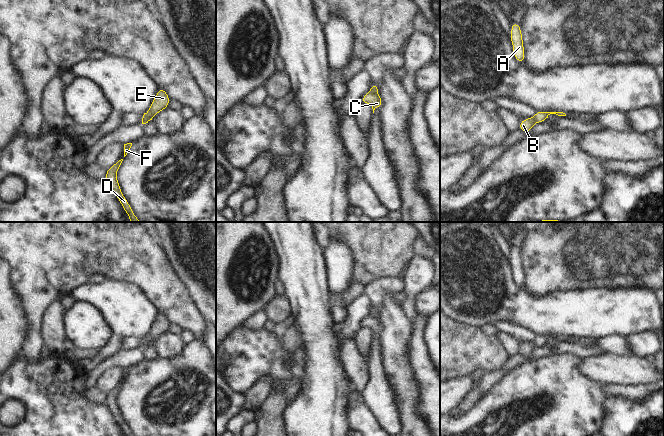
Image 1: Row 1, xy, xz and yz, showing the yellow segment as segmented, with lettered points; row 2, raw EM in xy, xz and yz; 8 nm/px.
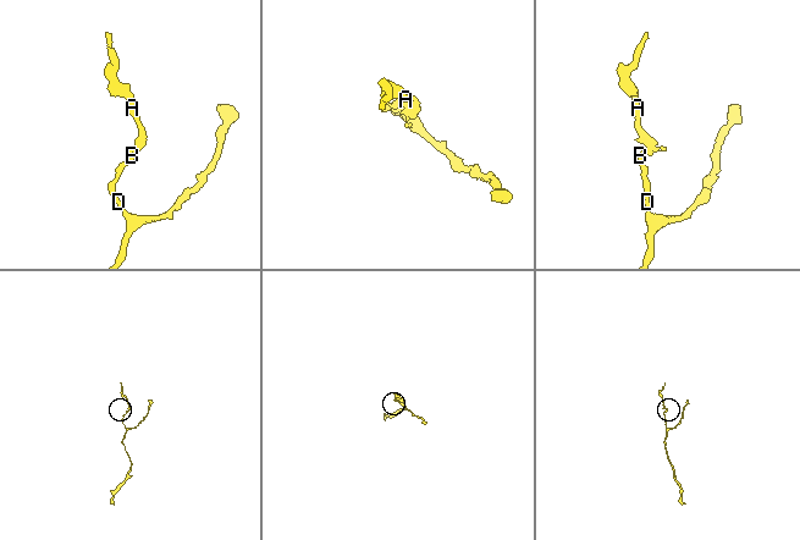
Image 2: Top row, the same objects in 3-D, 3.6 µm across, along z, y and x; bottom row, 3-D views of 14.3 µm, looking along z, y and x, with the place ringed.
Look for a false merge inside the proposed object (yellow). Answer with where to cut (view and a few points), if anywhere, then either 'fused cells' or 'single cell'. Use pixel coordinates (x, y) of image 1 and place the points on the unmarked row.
cut in xz along (369, 316), (375, 317); fused cells

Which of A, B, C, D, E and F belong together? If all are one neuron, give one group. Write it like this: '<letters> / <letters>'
A C E / B D F

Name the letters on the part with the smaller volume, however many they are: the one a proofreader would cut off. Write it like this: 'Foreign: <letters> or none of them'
Foreign: A, C, E

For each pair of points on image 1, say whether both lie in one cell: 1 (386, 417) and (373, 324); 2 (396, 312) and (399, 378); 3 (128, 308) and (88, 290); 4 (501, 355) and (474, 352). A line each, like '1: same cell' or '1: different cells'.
1: same cell
2: same cell
3: same cell
4: same cell

